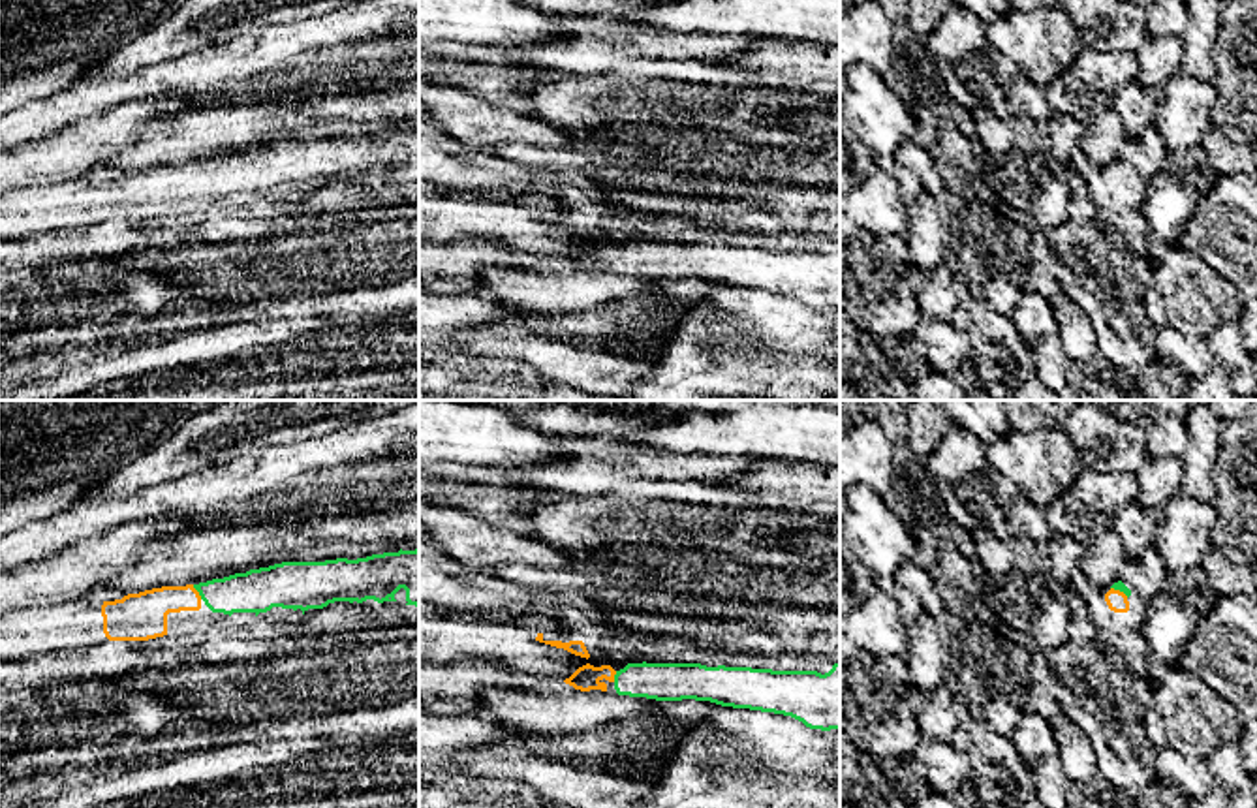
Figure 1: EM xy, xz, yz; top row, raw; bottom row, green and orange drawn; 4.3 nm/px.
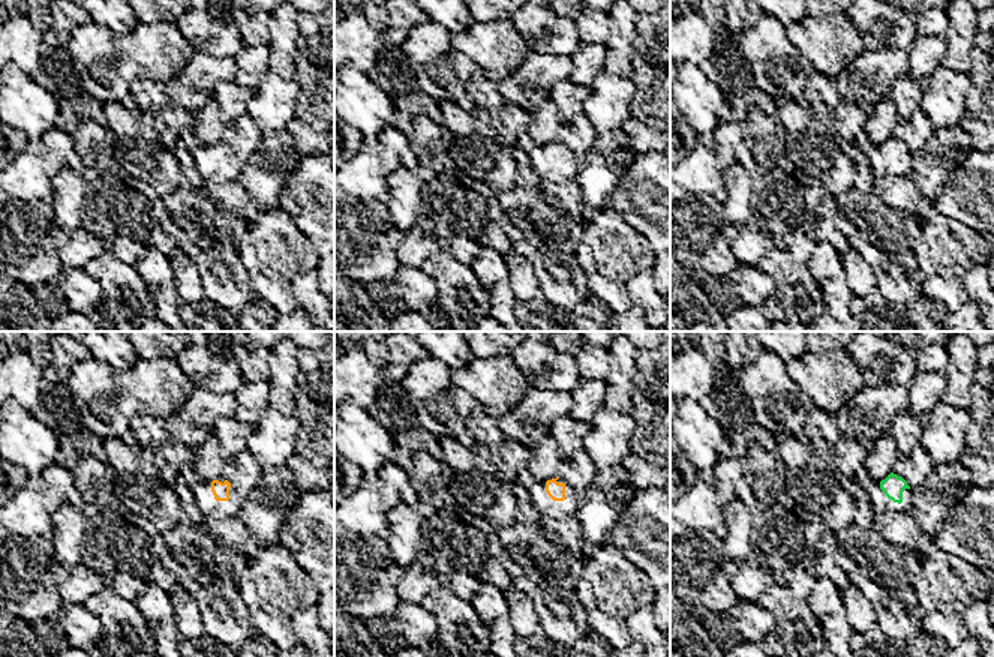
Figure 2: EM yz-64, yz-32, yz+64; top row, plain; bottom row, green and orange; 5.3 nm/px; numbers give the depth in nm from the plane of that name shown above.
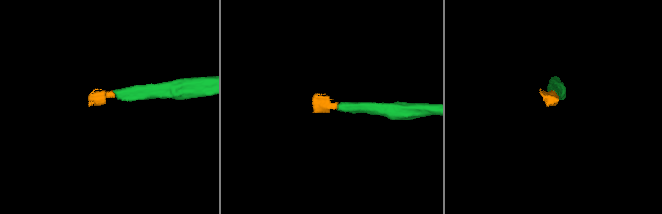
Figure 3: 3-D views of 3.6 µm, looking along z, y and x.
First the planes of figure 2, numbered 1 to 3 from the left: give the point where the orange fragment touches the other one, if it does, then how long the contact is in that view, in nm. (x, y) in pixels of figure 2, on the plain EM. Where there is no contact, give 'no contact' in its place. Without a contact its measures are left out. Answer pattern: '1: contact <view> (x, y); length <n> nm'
1: no contact
2: no contact
3: no contact

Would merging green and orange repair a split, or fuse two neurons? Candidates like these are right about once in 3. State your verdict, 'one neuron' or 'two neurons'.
one neuron

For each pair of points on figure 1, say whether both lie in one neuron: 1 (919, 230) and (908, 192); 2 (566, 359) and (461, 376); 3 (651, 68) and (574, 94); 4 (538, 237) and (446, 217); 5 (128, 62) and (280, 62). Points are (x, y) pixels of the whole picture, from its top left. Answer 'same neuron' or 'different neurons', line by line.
1: different neurons
2: different neurons
3: different neurons
4: same neuron
5: different neurons

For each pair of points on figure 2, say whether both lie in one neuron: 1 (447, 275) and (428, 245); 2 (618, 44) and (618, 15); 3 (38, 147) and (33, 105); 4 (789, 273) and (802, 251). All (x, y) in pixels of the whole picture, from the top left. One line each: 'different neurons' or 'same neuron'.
1: same neuron
2: same neuron
3: different neurons
4: different neurons

